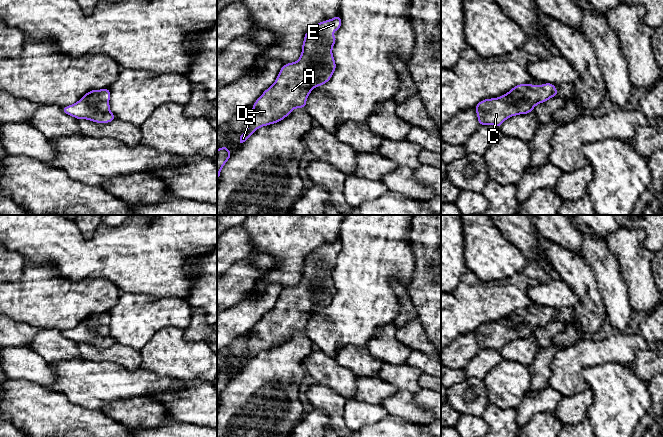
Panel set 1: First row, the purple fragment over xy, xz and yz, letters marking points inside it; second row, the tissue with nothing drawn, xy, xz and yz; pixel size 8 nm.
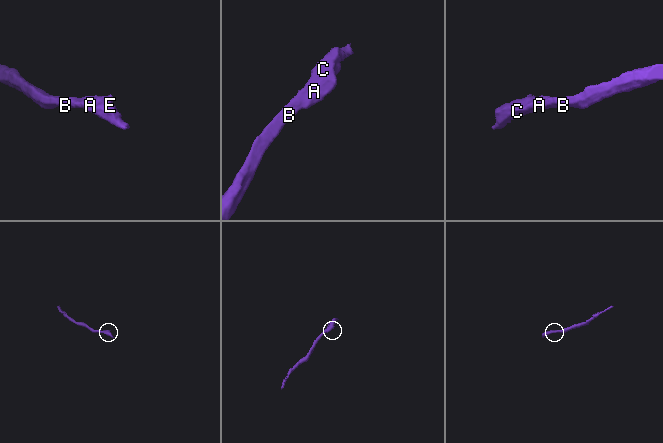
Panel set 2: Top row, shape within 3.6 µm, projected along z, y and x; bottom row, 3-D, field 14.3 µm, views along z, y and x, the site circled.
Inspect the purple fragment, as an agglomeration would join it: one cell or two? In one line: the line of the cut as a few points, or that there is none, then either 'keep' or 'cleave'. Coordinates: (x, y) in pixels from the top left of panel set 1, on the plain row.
no cut | keep

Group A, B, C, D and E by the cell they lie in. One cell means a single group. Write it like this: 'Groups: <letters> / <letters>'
Groups: A B C D E

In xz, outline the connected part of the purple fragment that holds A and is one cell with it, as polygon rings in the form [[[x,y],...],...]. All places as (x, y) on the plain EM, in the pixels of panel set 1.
[[[337,239],[333,243],[316,248],[305,257],[299,284],[283,289],[274,308],[265,314],[253,328],[252,335],[246,341],[248,352],[240,359],[239,369],[242,369],[258,352],[280,346],[289,340],[295,332],[305,332],[307,321],[312,313],[327,307],[331,303],[336,293],[332,278],[336,260],[331,257],[338,255],[341,247],[341,241]]]

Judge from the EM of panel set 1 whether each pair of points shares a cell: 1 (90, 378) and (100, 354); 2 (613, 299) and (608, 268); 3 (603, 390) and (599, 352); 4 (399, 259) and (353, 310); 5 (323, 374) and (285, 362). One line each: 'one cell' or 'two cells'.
1: two cells
2: one cell
3: two cells
4: one cell
5: two cells

